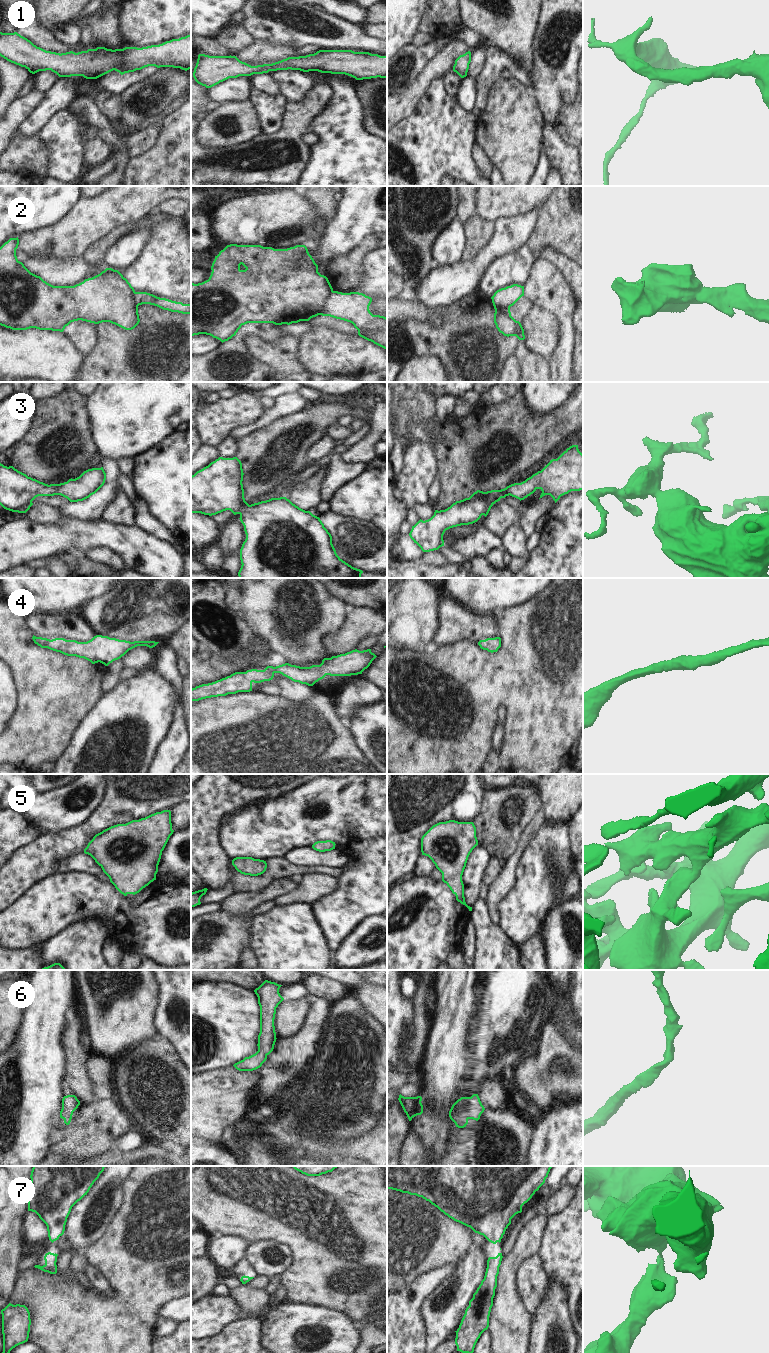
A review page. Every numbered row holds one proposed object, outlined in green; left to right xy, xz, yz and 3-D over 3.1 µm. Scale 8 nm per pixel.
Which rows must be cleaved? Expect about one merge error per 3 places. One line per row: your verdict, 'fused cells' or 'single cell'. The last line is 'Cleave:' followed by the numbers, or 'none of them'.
1: single cell
2: fused cells
3: single cell
4: single cell
5: single cell
6: single cell
7: single cell
Cleave: 2

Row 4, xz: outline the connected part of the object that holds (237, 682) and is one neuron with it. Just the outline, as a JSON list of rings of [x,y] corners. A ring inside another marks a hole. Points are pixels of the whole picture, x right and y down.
[[[355,649],[345,654],[324,658],[320,665],[310,667],[285,663],[276,667],[267,666],[264,670],[251,669],[246,672],[235,672],[215,682],[192,688],[191,701],[226,696],[238,692],[250,692],[252,691],[253,682],[270,681],[275,673],[280,673],[294,682],[313,686],[326,675],[351,676],[362,674],[376,657],[371,649],[363,651]]]

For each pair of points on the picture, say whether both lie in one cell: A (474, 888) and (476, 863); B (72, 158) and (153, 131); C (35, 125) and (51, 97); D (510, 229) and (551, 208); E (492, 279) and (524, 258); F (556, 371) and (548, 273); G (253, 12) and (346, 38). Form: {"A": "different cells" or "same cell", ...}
{"A": "same cell", "B": "different cells", "C": "same cell", "D": "different cells", "E": "same cell", "F": "same cell", "G": "same cell"}

